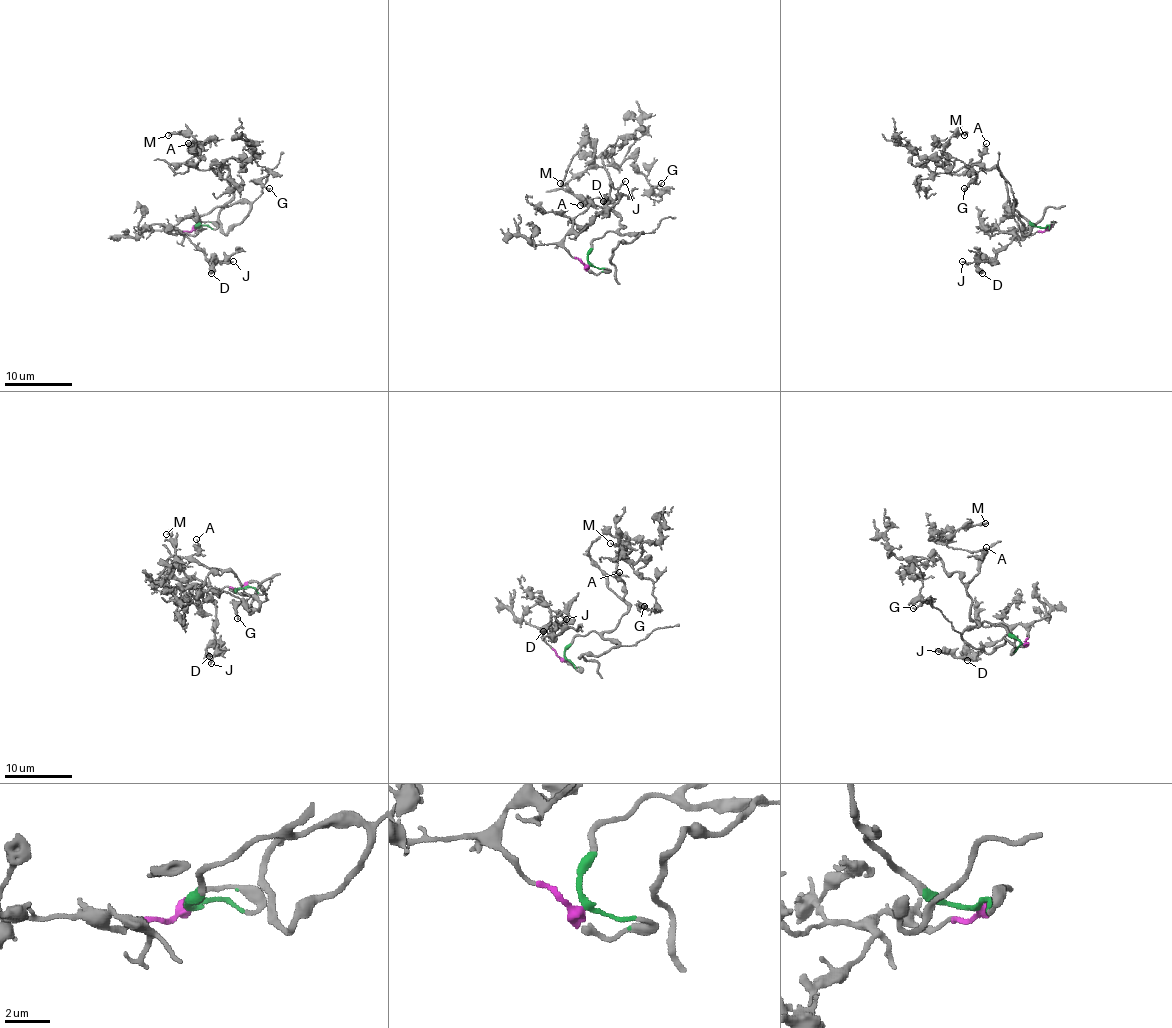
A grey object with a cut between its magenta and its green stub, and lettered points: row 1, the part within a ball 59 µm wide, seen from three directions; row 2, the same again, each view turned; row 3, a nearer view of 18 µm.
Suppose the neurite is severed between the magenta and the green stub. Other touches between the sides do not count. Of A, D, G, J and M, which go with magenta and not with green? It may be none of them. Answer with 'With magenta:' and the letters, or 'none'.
With magenta: D, J

